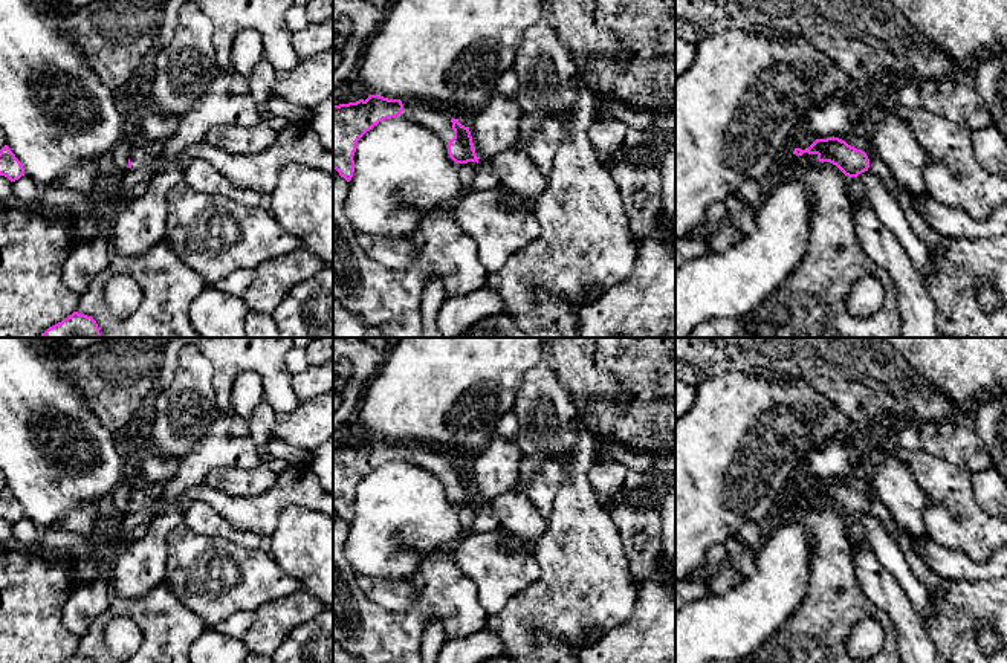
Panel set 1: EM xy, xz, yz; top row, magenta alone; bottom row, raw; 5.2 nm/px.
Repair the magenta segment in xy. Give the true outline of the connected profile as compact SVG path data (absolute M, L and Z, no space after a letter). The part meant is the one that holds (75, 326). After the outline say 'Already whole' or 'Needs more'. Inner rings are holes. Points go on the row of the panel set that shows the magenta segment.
M73 312L61 322L49 327L40 338L101 338L101 333L92 316Z. Already whole

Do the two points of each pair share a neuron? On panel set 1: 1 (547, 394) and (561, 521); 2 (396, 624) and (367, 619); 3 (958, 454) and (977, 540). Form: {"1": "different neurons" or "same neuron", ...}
{"1": "different neurons", "2": "same neuron", "3": "different neurons"}

